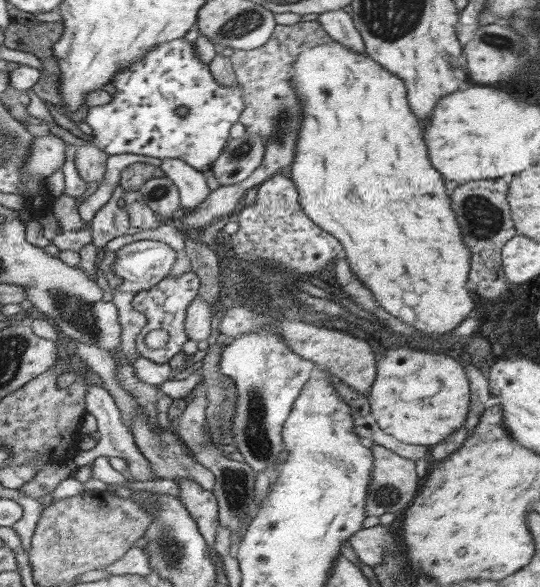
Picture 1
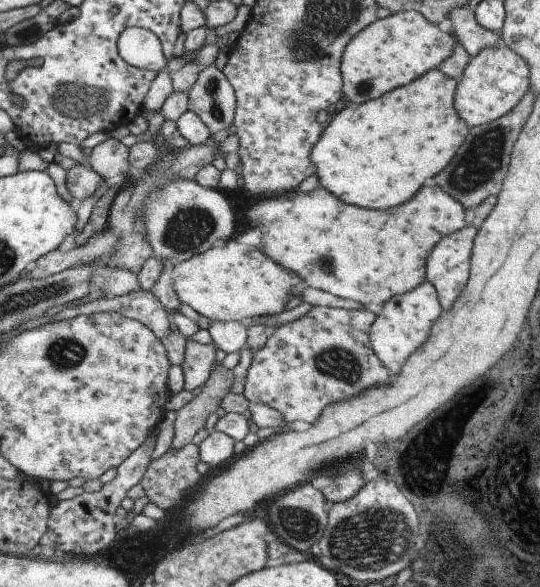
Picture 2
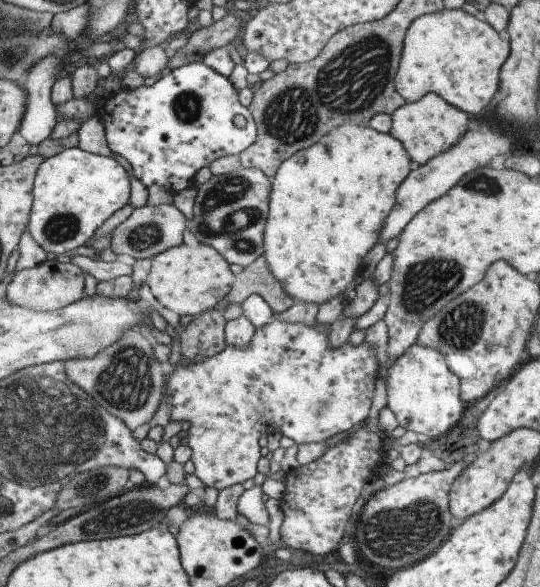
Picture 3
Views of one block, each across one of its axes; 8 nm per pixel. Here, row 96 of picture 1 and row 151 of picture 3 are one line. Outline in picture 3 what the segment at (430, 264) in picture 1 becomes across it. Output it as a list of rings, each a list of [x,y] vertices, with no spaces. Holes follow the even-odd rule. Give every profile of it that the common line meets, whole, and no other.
[[[343,126],[333,130],[323,142],[289,158],[273,178],[271,214],[265,232],[265,258],[283,290],[299,302],[323,302],[341,296],[355,278],[355,268],[365,252],[375,244],[377,234],[395,204],[395,190],[409,174],[409,152],[391,134],[381,134],[371,126]]]

